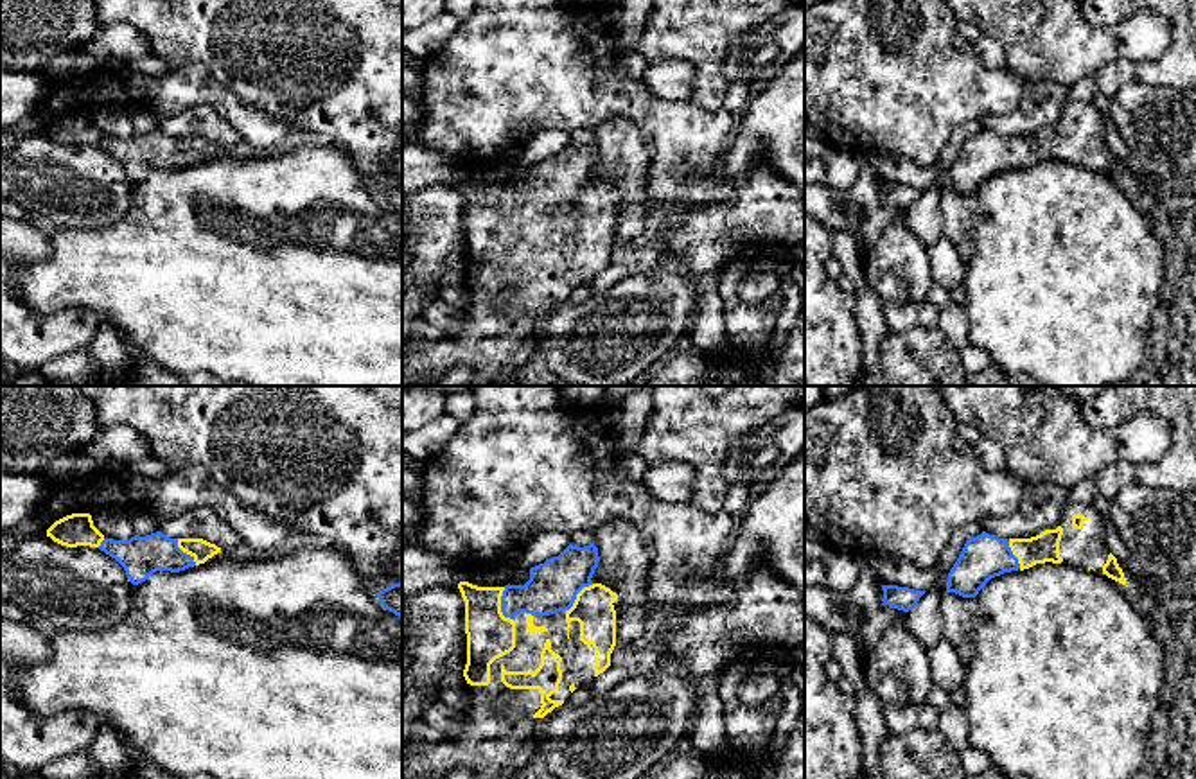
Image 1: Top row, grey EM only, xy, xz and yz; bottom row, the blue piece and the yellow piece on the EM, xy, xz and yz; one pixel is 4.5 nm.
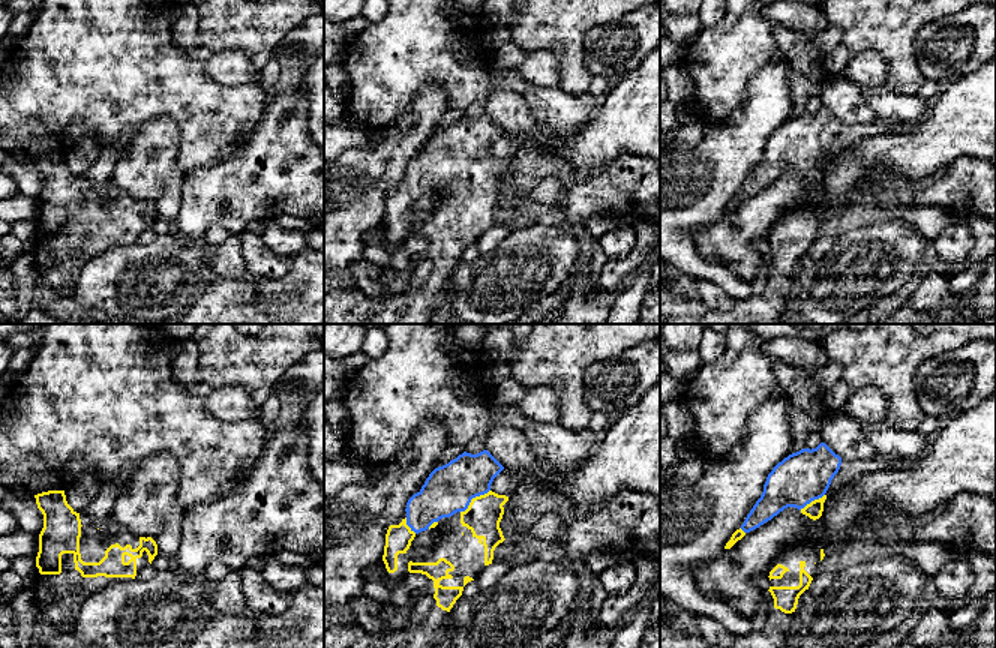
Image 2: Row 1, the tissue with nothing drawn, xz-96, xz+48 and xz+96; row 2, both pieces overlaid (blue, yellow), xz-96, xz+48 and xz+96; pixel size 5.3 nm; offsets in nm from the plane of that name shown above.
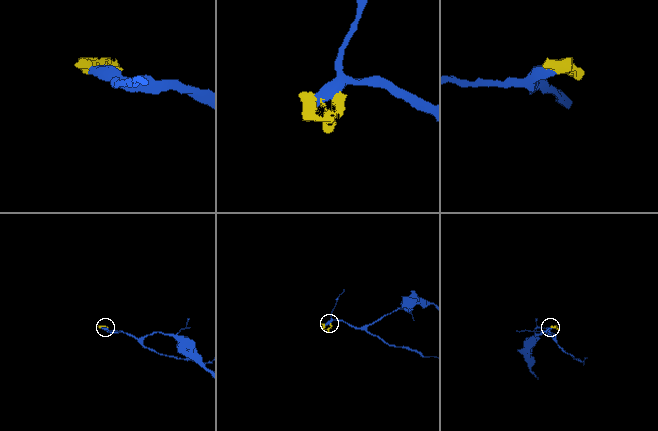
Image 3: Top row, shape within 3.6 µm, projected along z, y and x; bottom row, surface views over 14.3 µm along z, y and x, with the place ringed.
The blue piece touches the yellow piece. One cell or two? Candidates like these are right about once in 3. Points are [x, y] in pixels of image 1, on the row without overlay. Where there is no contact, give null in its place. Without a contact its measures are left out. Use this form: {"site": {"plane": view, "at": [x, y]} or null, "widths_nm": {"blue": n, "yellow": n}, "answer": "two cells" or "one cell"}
{"site": {"plane": "xz", "at": [501, 203]}, "widths_nm": {"blue": 220, "yellow": 200}, "answer": "one cell"}

